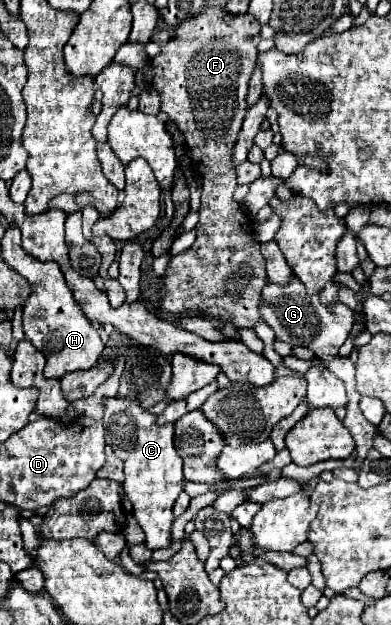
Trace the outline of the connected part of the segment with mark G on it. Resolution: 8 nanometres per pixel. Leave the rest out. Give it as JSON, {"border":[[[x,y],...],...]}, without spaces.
{"border":[[[294,278],[288,286],[268,284],[262,290],[262,306],[260,314],[264,322],[276,332],[276,338],[282,342],[292,342],[296,346],[304,346],[316,352],[318,358],[334,358],[338,356],[340,346],[348,338],[352,324],[354,324],[354,312],[340,304],[334,304],[334,308],[328,308],[320,304],[318,296],[308,296],[304,284]]]}

